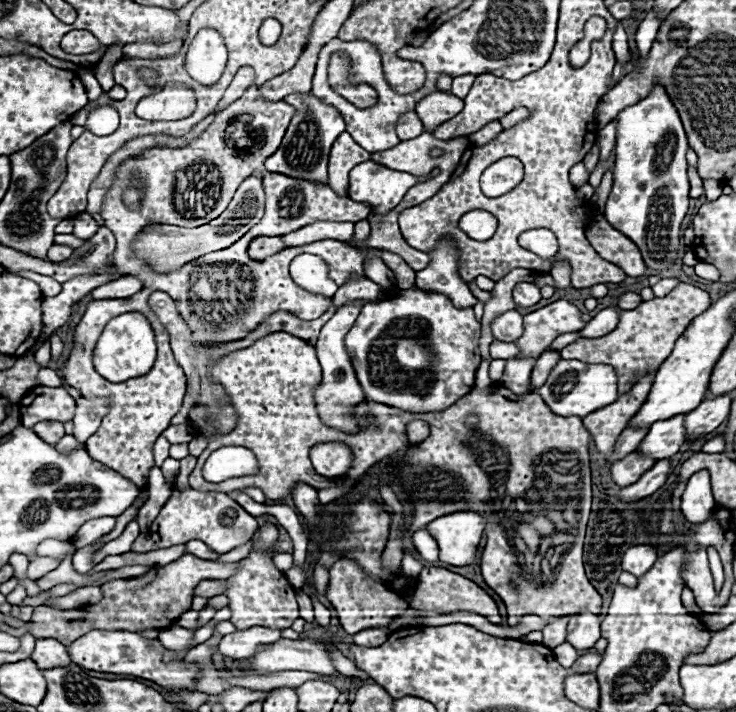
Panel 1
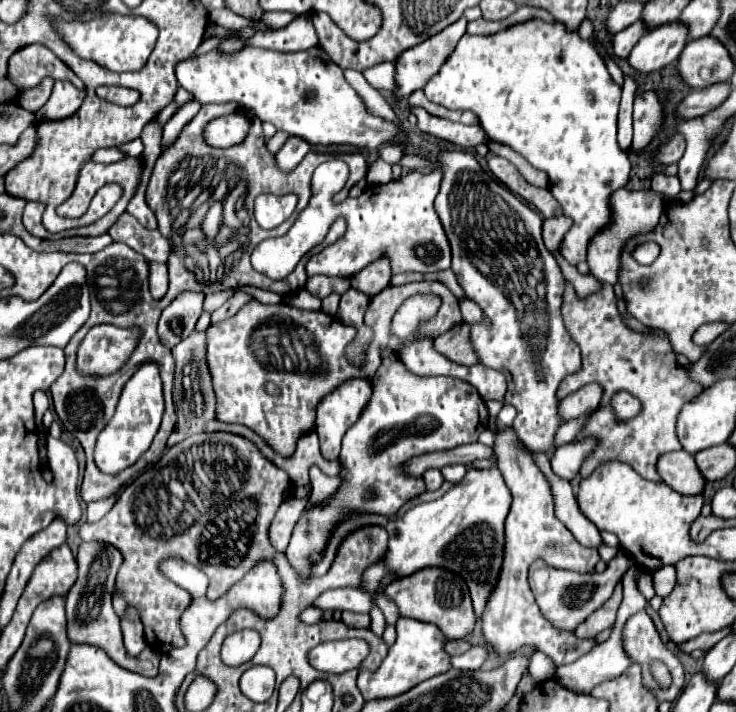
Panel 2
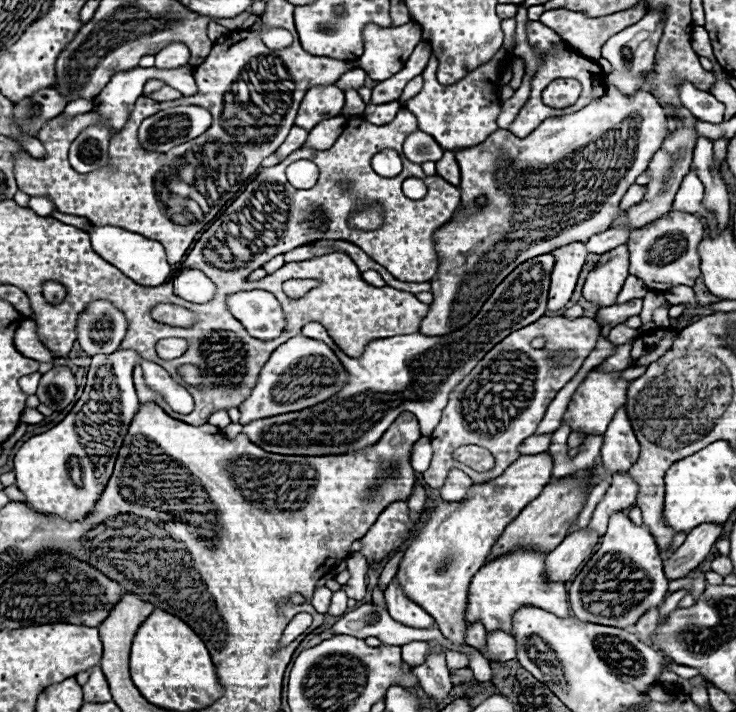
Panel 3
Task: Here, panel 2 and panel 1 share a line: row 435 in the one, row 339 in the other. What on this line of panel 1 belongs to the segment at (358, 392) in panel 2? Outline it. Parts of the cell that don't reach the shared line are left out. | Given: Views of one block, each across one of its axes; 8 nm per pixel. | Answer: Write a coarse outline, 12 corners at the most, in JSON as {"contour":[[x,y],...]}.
{"contour":[[364,302],[340,306],[316,342],[316,406],[328,426],[358,432],[364,400],[344,336]]}

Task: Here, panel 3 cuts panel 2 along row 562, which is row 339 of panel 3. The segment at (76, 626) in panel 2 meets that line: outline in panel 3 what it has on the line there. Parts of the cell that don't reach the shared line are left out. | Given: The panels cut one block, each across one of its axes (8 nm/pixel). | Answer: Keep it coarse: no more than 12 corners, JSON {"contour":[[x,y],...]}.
{"contour":[[94,300],[76,334],[88,356],[118,348],[126,318],[108,300]]}

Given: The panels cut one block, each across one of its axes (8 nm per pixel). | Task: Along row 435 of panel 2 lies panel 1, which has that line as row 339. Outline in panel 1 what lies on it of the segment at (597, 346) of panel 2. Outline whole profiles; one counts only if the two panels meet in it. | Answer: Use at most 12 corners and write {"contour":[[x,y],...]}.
{"contour":[[680,282],[664,298],[620,310],[616,330],[560,354],[610,364],[618,396],[656,374],[710,304]]}

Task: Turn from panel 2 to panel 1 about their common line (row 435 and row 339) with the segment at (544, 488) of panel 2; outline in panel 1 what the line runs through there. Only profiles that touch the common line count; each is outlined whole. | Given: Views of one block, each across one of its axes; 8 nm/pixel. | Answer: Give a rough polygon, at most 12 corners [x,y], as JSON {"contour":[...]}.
{"contour":[[508,310],[490,324],[492,336],[514,342],[522,336],[522,314]]}

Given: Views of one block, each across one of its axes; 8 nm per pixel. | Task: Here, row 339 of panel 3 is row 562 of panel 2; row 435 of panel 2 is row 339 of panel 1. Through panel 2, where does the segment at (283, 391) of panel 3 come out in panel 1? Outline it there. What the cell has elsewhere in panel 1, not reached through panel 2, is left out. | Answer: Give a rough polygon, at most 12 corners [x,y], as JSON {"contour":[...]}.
{"contour":[[408,288],[344,342],[366,400],[438,412],[474,388],[472,308]]}

